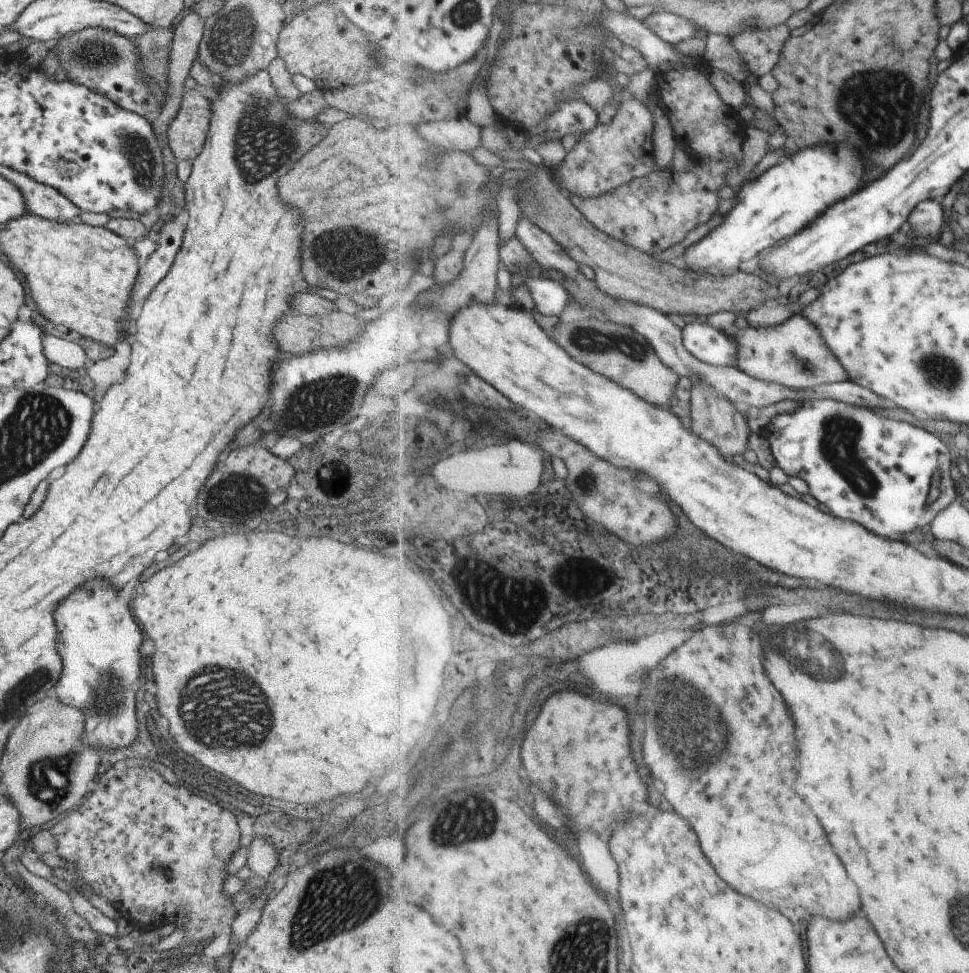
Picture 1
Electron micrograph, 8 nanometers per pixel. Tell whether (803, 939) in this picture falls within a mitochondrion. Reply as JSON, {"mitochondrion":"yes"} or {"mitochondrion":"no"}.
{"mitochondrion":"no"}

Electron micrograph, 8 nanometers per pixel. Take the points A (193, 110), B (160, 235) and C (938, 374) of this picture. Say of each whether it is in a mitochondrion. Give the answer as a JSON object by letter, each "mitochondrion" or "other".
{"A":"other","B":"other","C":"mitochondrion"}

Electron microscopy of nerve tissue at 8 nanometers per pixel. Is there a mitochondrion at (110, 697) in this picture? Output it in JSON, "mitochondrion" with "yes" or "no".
{"mitochondrion":"yes"}

